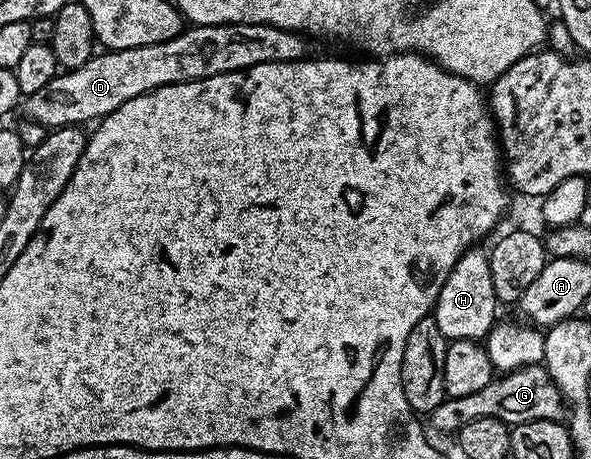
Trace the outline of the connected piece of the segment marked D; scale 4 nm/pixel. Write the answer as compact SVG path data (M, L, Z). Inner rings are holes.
M260 23L191 25L180 31L177 37L157 45L104 50L92 55L85 65L72 71L64 70L55 75L49 85L26 96L21 111L33 122L40 123L43 129L87 125L87 122L90 124L113 113L113 109L121 109L125 101L133 101L133 97L141 97L141 93L149 93L158 87L192 83L230 71L246 71L248 67L262 63L295 63L308 54L306 42L308 40L298 31Z

